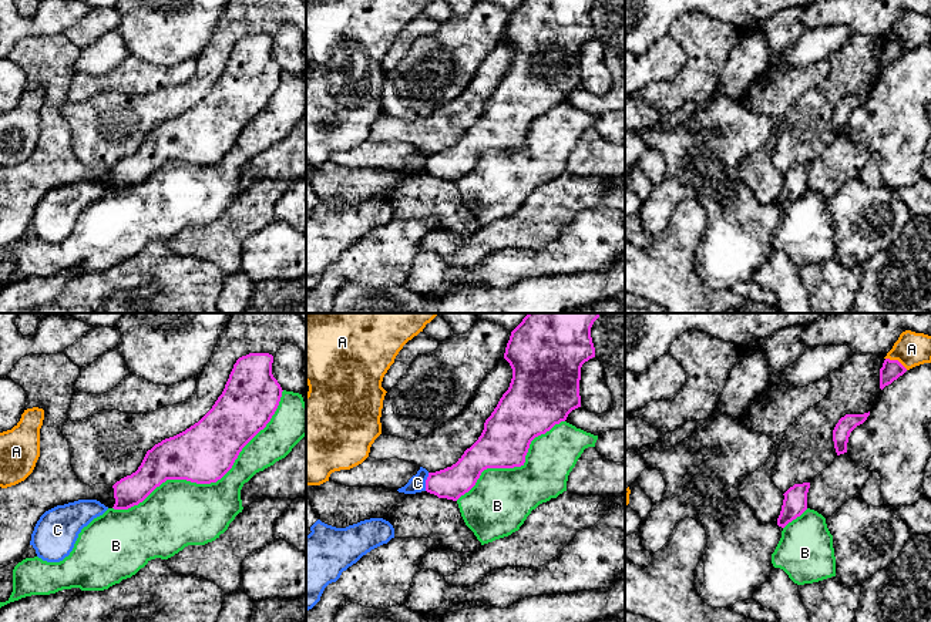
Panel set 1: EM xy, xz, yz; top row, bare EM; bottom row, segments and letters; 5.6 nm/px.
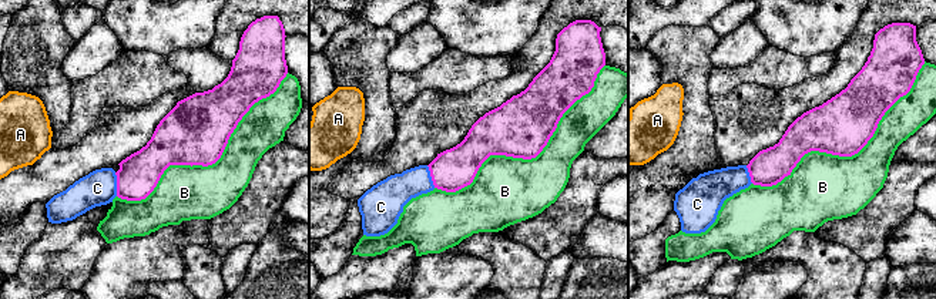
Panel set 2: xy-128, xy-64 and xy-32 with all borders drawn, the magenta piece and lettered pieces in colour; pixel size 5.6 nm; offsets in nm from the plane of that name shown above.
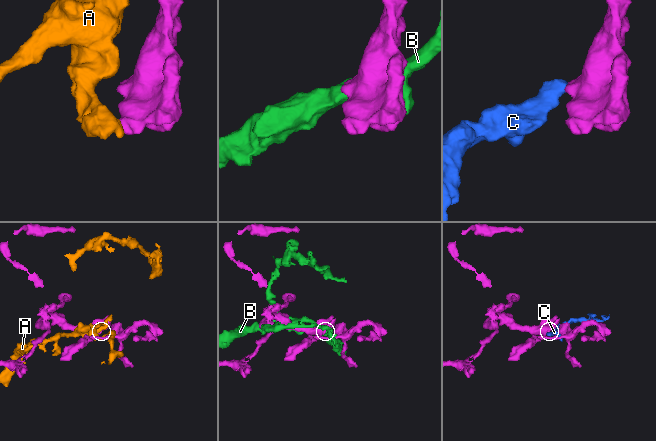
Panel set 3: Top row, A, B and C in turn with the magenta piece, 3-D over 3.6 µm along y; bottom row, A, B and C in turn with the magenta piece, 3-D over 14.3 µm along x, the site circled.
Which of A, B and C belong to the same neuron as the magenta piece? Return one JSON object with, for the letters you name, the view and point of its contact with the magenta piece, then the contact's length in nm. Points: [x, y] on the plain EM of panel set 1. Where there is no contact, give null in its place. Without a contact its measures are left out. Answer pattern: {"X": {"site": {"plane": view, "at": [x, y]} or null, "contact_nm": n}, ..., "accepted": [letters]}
{"accepted": []}

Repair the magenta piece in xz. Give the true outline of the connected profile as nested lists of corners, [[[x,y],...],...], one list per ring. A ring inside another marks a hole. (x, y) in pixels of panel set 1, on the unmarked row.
[[[522,0],[511,13],[505,28],[504,40],[512,50],[512,60],[508,71],[500,80],[497,88],[484,104],[478,121],[464,132],[456,145],[444,151],[428,154],[426,172],[457,182],[468,174],[487,149],[514,149],[525,144],[531,122],[549,112],[555,105],[565,102],[568,95],[581,88],[579,61],[581,48],[595,38],[595,28],[591,19],[591,9],[596,0]]]

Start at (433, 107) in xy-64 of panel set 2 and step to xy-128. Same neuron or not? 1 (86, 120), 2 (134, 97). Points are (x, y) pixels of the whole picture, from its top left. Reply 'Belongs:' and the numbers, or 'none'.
Belongs: none

